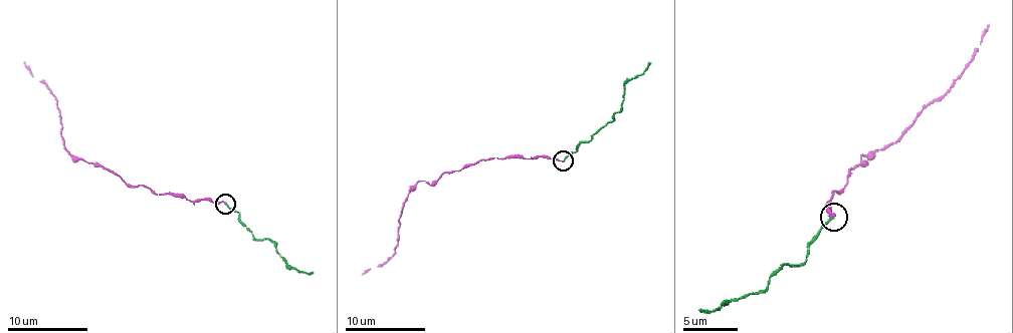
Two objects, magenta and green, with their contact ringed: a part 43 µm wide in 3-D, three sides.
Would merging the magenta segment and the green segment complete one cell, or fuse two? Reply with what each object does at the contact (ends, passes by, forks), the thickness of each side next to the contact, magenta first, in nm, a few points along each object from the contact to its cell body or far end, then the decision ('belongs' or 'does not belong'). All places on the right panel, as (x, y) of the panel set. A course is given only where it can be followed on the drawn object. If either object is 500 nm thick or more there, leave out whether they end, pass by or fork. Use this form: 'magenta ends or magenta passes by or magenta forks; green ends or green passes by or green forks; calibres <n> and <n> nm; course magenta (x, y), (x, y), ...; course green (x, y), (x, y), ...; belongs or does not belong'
magenta ends; green ends; calibres 140 and 130 nm; course magenta (833, 218), (827, 212), (835, 190), (865, 159), (860, 157), (893, 143), (946, 91), (981, 45), (989, 23); course green (833, 218), (808, 245), (805, 261), (783, 264), (762, 291), (732, 300), (715, 310), (698, 310); belongs

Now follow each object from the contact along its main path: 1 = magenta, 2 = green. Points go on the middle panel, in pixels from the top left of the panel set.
1: (564, 159), (548, 155), (492, 157), (444, 173), (430, 185), (420, 181), (398, 219), (394, 253), (362, 275)
2: (564, 159), (582, 141), (590, 139), (608, 123), (622, 107), (624, 85), (642, 73), (648, 61)

